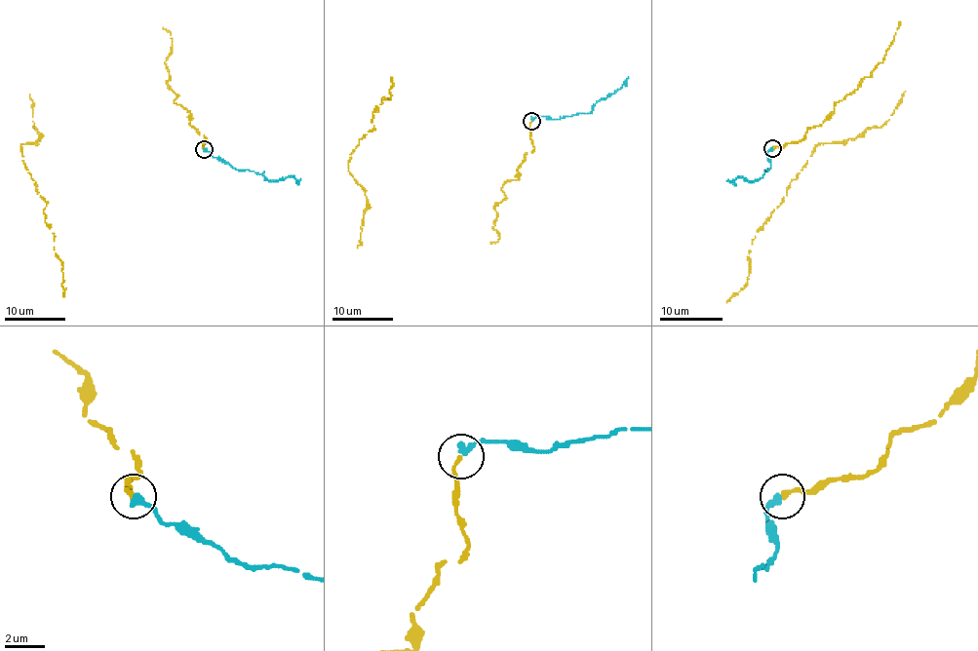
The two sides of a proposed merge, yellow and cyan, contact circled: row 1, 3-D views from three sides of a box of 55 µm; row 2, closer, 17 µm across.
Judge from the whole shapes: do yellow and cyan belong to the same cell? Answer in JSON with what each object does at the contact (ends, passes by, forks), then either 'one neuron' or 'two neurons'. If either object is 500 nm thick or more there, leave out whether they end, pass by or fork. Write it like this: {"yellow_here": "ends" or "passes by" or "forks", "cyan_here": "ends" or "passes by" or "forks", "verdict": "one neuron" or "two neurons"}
{"yellow_here": "ends", "cyan_here": "ends", "verdict": "one neuron"}

